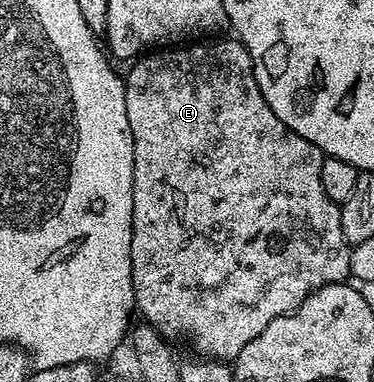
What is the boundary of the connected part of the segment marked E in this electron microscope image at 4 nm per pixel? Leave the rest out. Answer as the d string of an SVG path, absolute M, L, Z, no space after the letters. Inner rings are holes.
M228 36L218 37L216 40L197 40L192 44L177 44L172 48L157 48L152 52L146 53L144 56L138 57L132 63L133 66L129 70L129 75L124 75L125 84L125 103L127 104L127 120L131 124L131 136L133 137L133 231L131 232L131 272L133 273L133 300L135 310L138 315L142 314L144 321L148 325L154 326L161 335L167 340L173 338L186 338L191 345L194 346L198 355L212 358L214 360L235 360L239 356L239 352L243 352L243 348L247 348L247 344L251 344L251 340L255 340L255 336L259 336L259 332L263 332L263 328L267 328L267 324L271 324L271 320L275 320L284 314L290 314L292 310L299 304L303 304L303 300L307 300L307 296L314 294L319 288L323 288L327 284L335 284L336 282L345 282L349 278L349 256L351 247L343 236L343 220L341 219L341 207L338 203L331 200L331 196L327 196L327 192L323 192L323 160L326 155L322 154L319 148L315 148L315 144L311 144L311 140L303 140L303 136L299 136L295 132L291 132L291 128L287 128L287 124L283 124L283 120L279 120L279 116L275 116L275 112L271 112L271 107L267 105L267 100L263 100L263 92L259 92L259 84L253 75L253 61L247 52L247 48L243 43L238 42L236 37Z

